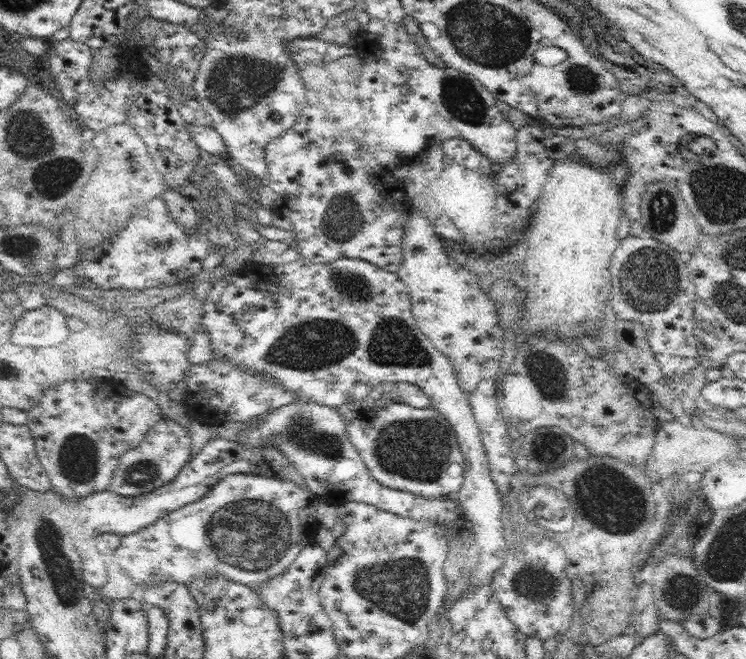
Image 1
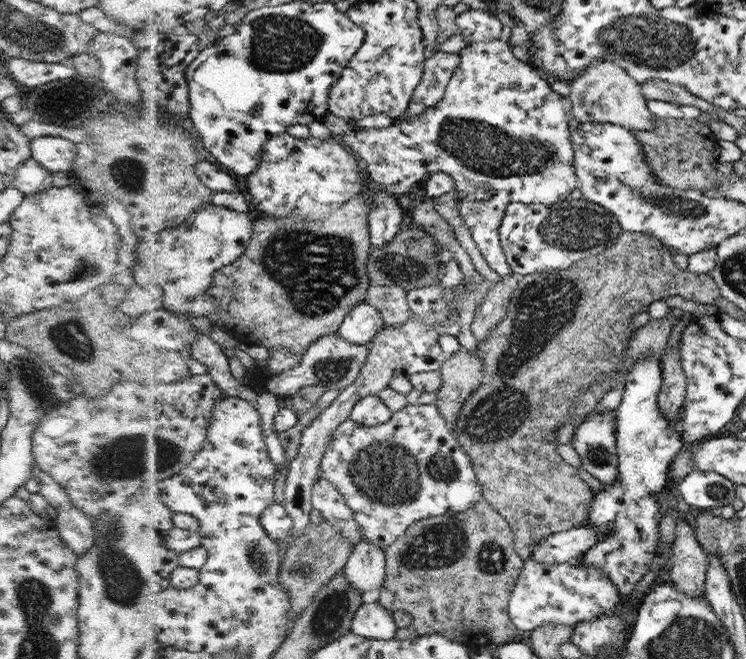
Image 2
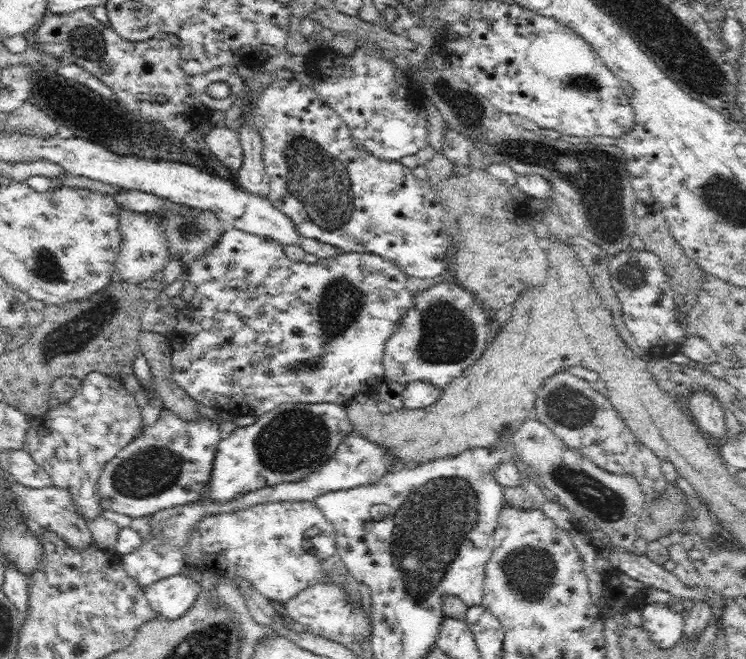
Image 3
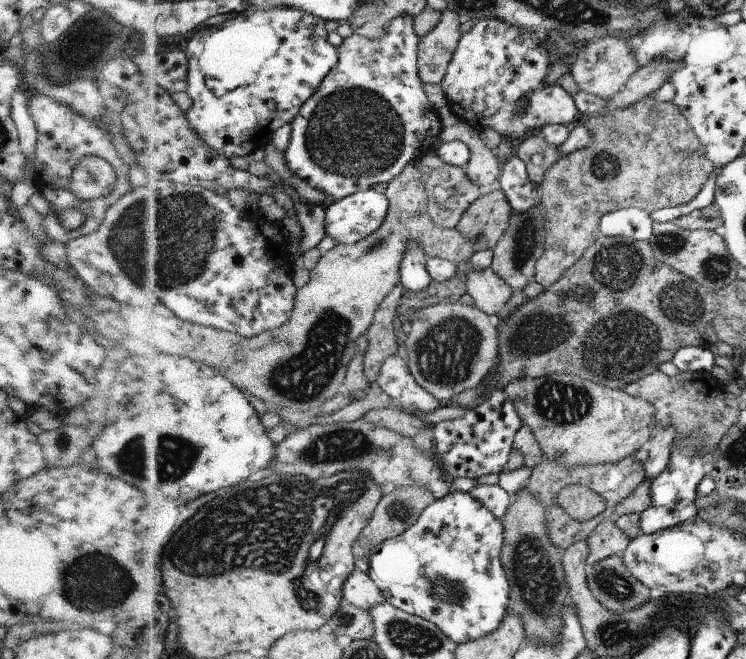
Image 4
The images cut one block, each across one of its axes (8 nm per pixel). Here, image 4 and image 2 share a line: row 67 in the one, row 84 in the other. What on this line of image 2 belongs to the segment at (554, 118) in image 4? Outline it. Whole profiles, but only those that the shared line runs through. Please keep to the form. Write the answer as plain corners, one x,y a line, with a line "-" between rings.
488,39
486,41
478,41
467,43
464,49
460,50
460,64
456,67
448,86
446,86
445,93
442,100
436,103
435,106
428,108
425,112
422,112
417,119
410,118
409,120
398,121
397,124
388,128
374,128
374,129
361,129
356,128
351,133
344,134
344,136
336,137
341,144
344,144
348,149
357,153
358,157
364,163
366,170
370,175
377,180
379,184
383,184
390,193
404,195
408,193
413,185
416,185
419,181
424,179
426,174
432,175
433,173
445,173
448,174
455,183
453,190
456,190
456,196
458,196
458,212
460,212
460,218
462,222
468,226
472,239
486,262
491,266
492,270
495,270
501,277
510,276
513,274
510,262
506,258
505,250
500,238
500,228
502,218
505,214
505,207
511,203
526,203
526,204
543,204
550,206
562,201
570,199
570,193
574,188
578,186
577,172
575,172
575,158
573,142
570,142
570,128
568,128
568,122
573,119
572,104
562,96
558,96
546,80
540,78
540,73
536,72
536,69
516,59
512,55
510,44
506,41
498,39

